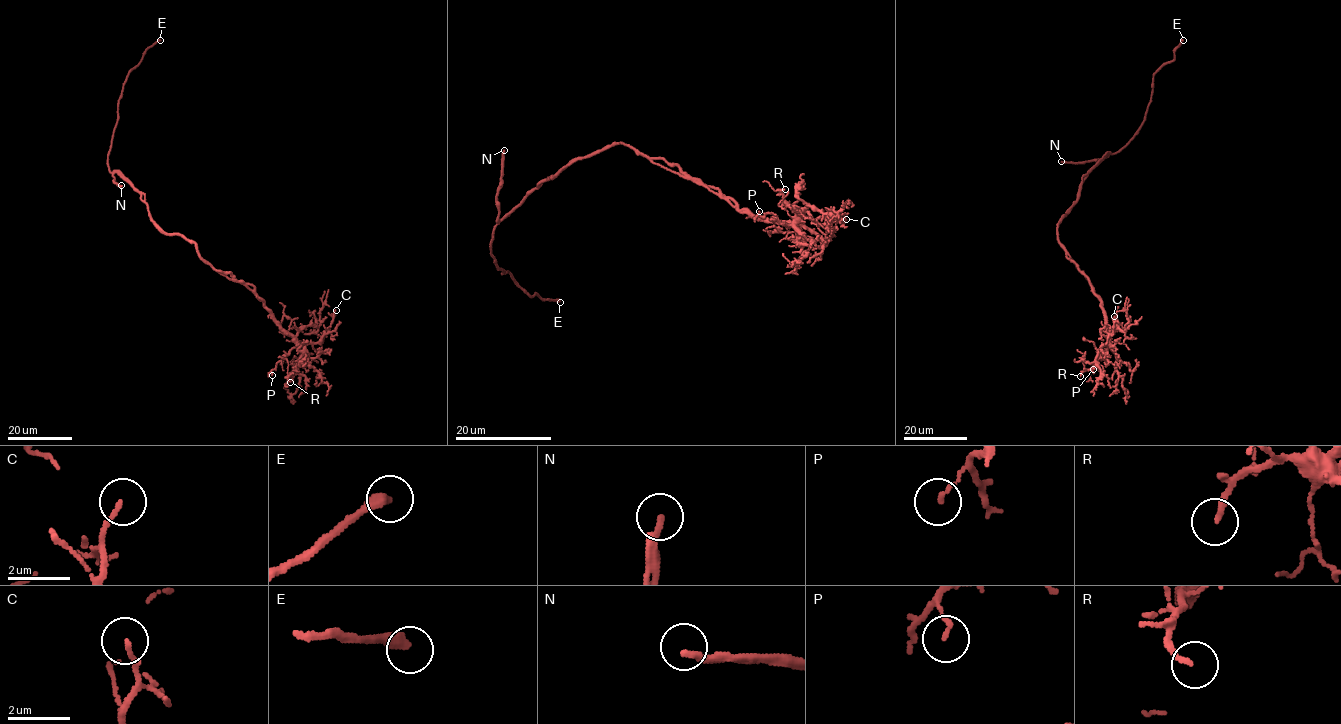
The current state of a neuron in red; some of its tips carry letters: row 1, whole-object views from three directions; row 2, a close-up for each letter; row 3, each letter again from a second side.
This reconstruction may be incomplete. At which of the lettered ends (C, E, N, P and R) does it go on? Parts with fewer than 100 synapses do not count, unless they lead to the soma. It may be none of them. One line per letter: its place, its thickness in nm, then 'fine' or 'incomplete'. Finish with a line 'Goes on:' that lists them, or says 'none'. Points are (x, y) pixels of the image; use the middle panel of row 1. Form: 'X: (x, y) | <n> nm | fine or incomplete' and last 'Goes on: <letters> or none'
C: (846, 219) | 150 nm | fine
E: (560, 302) | 380 nm | incomplete
N: (504, 150) | 240 nm | incomplete
P: (759, 211) | 110 nm | fine
R: (785, 189) | 160 nm | fine
Goes on: E, N

